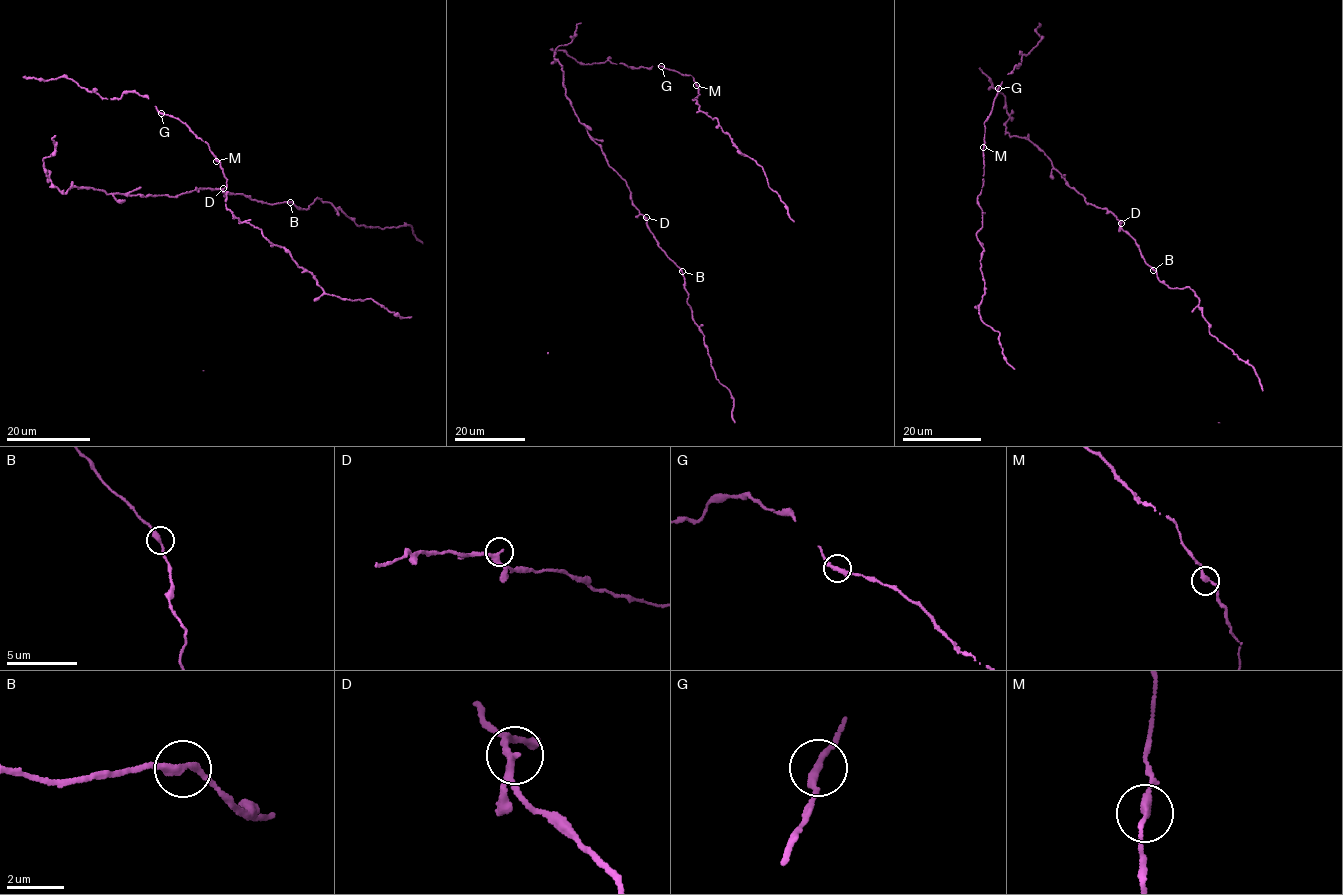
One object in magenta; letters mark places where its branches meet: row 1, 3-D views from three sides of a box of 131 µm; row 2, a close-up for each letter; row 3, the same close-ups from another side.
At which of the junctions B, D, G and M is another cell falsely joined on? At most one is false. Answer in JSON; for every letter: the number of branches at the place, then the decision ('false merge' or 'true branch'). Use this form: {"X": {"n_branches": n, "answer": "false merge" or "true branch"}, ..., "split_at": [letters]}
{"B": {"n_branches": 2, "answer": "true branch"}, "D": {"n_branches": 2, "answer": "true branch"}, "G": {"n_branches": 2, "answer": "true branch"}, "M": {"n_branches": 2, "answer": "true branch"}, "split_at": []}

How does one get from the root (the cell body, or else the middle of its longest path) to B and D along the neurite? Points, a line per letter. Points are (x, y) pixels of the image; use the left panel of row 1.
B: (62, 191), (82, 186), (108, 194), (171, 196), (209, 188), (240, 193), (269, 204), (290, 202)
D: (62, 191), (67, 192), (72, 186), (82, 186), (108, 194), (171, 196), (197, 188), (223, 188)

